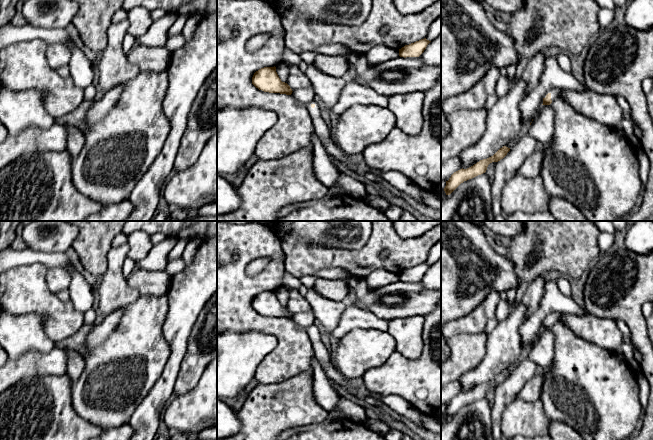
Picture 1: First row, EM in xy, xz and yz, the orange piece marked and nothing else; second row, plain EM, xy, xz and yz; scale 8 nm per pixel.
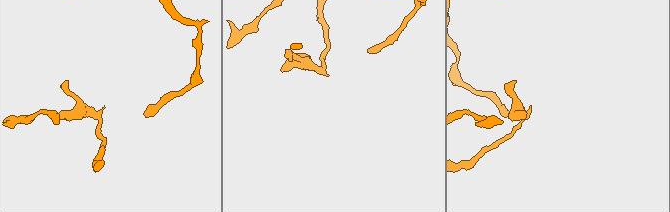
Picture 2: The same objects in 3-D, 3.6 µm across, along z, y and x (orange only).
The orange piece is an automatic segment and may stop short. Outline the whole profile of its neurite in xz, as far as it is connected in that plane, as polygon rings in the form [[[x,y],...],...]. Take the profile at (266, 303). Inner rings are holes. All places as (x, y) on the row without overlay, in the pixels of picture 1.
[[[264,291],[256,295],[252,301],[252,308],[264,316],[291,319],[290,310],[279,302],[276,291]]]

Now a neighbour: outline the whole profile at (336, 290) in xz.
[[[319,278],[313,288],[320,296],[332,301],[344,302],[348,298],[347,280]]]

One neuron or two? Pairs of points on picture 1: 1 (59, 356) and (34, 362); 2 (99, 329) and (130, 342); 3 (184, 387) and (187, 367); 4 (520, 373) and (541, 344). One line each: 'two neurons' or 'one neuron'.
1: one neuron
2: two neurons
3: one neuron
4: two neurons

